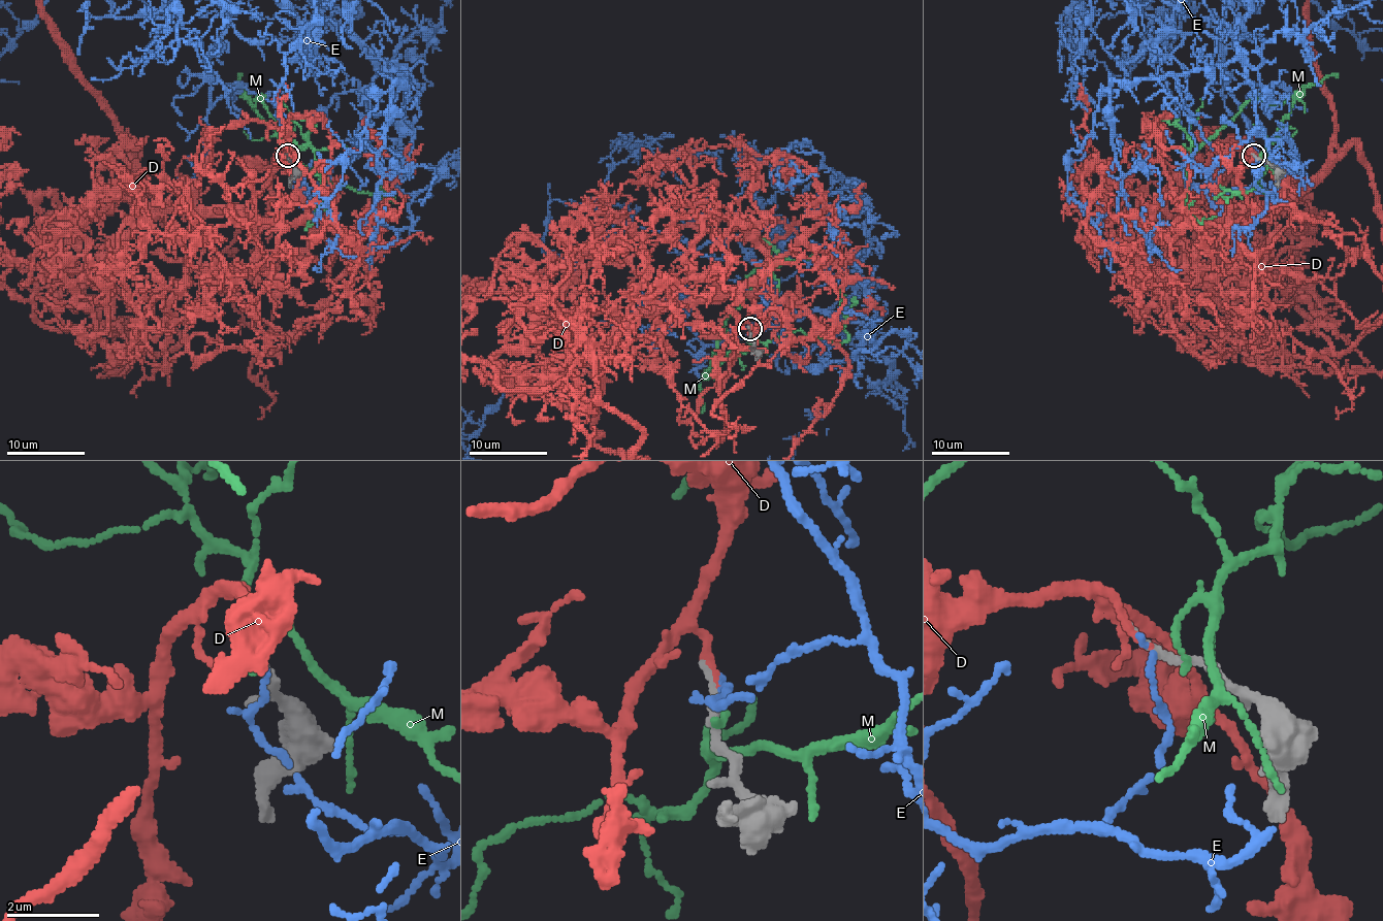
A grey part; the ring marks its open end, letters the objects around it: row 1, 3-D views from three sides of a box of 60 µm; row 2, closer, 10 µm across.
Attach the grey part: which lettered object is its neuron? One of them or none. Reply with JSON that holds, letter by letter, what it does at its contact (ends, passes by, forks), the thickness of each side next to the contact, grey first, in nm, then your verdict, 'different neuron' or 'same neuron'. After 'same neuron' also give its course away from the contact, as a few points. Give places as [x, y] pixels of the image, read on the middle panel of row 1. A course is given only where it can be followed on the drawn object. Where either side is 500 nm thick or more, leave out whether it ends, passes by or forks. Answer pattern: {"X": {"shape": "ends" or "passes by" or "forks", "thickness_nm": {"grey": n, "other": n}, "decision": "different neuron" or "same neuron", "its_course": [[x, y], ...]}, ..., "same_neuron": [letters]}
{"D": {"shape": "ends", "thickness_nm": {"grey": 180, "other": 150}, "decision": "same neuron"}, "E": {"shape": "ends", "thickness_nm": {"grey": 190, "other": 120}, "decision": "different neuron"}, "M": {"shape": "ends", "thickness_nm": {"grey": 170, "other": 140}, "decision": "different neuron"}, "same_neuron": ["D"]}

